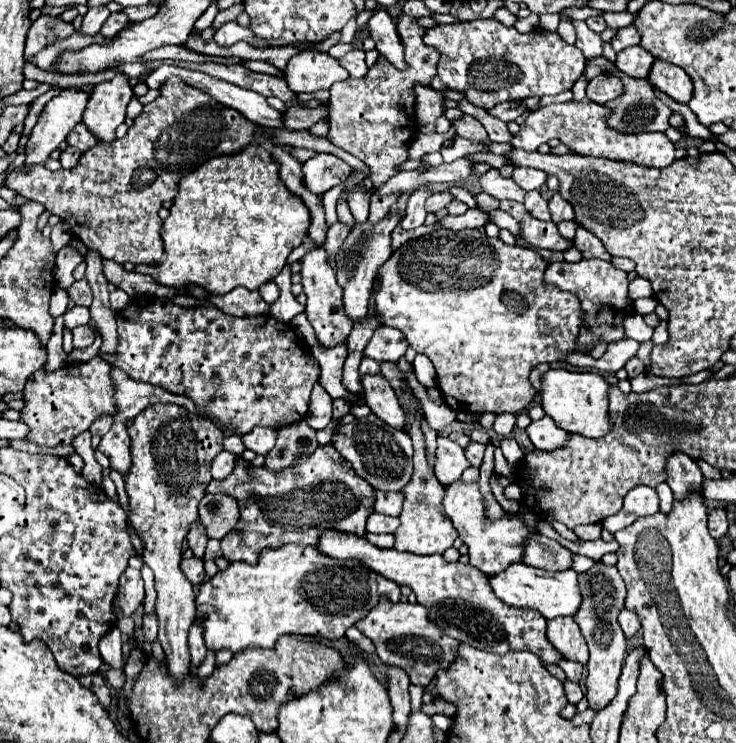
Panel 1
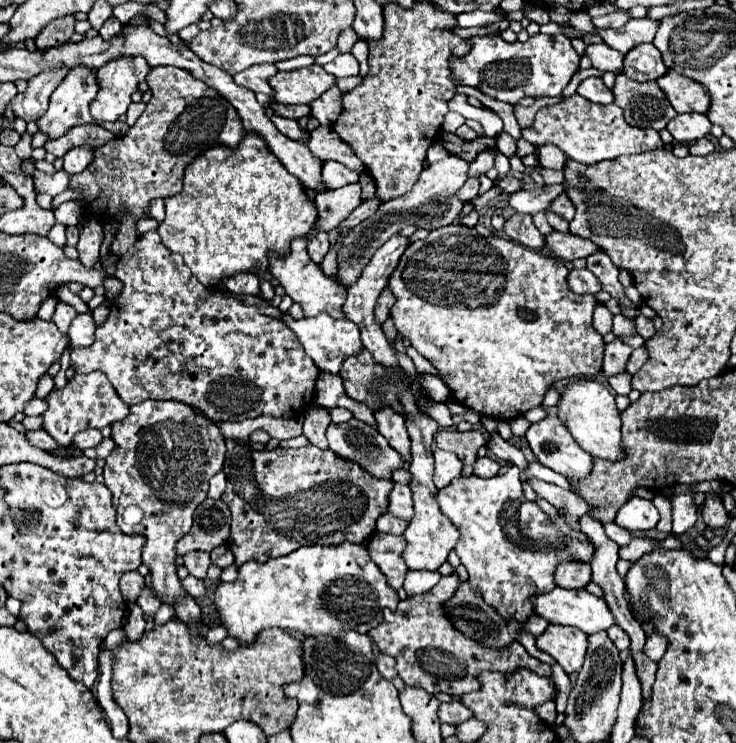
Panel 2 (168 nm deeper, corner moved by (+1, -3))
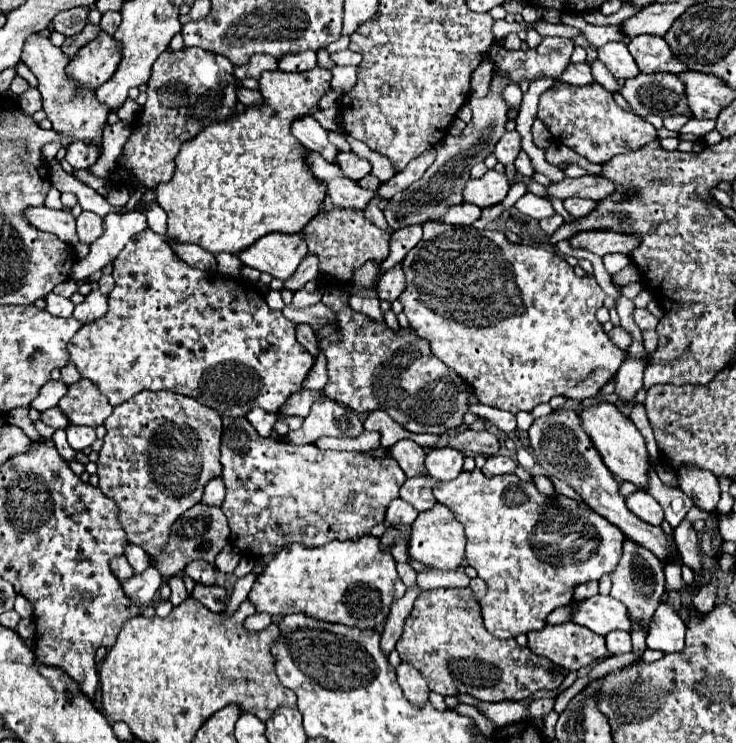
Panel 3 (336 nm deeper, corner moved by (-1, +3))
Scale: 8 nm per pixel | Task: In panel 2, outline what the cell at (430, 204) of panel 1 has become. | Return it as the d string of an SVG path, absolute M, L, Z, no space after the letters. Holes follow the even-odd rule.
M469 178L469 180L463 184L463 188L459 190L459 198L461 198L463 202L467 202L467 200L471 200L471 198L477 196L477 190L479 190L479 178Z

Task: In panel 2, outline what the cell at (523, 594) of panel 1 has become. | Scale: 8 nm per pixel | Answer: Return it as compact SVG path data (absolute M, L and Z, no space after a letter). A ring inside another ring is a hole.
M557 586L549 594L535 596L533 604L535 612L551 624L575 626L585 634L595 634L615 624L605 598L597 598L587 590L565 590Z

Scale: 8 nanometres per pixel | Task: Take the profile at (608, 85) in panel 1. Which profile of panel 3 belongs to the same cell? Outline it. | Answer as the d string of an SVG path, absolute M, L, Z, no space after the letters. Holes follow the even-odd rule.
M573 64L569 66L569 70L565 70L565 74L559 78L571 86L589 86L589 84L595 84L595 78L591 74L591 68L589 64Z

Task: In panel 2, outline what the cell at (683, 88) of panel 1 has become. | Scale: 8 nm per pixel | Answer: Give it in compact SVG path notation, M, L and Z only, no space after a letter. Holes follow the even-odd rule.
M669 70L657 82L663 88L663 92L667 94L671 106L679 114L685 114L685 112L707 114L711 98L707 96L707 90L699 82L685 78L683 74L677 74L675 70Z

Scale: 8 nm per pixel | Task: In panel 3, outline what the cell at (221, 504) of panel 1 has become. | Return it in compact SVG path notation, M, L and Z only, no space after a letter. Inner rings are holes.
M197 502L185 514L181 514L181 518L173 524L173 534L169 538L167 550L163 550L151 562L159 568L163 578L169 578L169 576L175 576L177 572L181 572L191 560L197 560L197 558L213 564L215 556L227 544L227 538L229 538L229 526L227 526L227 518L225 518L223 510L219 506L205 506L205 504Z

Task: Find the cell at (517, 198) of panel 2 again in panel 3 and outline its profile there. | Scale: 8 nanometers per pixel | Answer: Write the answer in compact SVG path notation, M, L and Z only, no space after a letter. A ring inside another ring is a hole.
M581 176L581 178L565 178L561 182L551 182L547 188L547 194L559 200L579 196L579 198L591 198L591 200L601 200L609 196L615 186L613 182L601 178L601 176Z

